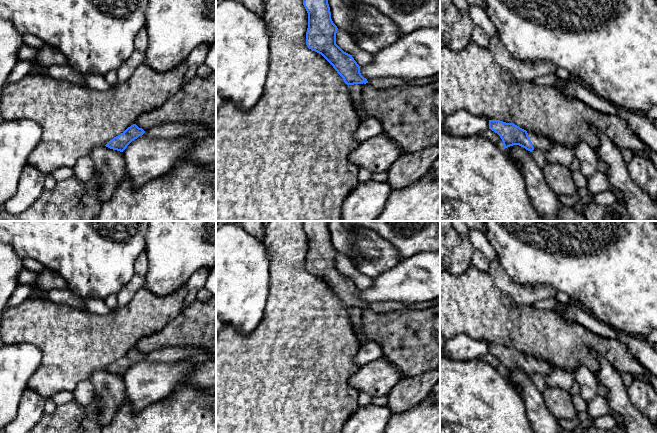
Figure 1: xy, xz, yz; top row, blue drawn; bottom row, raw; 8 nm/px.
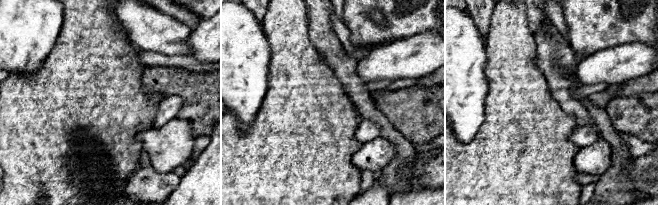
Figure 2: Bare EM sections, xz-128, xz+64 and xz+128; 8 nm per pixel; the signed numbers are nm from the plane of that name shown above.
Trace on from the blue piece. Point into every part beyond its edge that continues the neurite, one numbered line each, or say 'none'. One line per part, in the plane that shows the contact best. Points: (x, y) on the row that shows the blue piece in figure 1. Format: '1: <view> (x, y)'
1: yz (540, 142)

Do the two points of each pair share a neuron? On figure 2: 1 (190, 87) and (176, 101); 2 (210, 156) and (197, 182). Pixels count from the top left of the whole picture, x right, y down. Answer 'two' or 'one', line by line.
1: two
2: one

